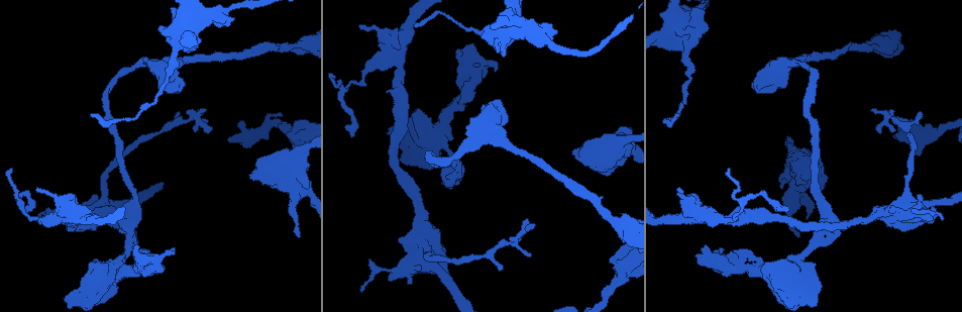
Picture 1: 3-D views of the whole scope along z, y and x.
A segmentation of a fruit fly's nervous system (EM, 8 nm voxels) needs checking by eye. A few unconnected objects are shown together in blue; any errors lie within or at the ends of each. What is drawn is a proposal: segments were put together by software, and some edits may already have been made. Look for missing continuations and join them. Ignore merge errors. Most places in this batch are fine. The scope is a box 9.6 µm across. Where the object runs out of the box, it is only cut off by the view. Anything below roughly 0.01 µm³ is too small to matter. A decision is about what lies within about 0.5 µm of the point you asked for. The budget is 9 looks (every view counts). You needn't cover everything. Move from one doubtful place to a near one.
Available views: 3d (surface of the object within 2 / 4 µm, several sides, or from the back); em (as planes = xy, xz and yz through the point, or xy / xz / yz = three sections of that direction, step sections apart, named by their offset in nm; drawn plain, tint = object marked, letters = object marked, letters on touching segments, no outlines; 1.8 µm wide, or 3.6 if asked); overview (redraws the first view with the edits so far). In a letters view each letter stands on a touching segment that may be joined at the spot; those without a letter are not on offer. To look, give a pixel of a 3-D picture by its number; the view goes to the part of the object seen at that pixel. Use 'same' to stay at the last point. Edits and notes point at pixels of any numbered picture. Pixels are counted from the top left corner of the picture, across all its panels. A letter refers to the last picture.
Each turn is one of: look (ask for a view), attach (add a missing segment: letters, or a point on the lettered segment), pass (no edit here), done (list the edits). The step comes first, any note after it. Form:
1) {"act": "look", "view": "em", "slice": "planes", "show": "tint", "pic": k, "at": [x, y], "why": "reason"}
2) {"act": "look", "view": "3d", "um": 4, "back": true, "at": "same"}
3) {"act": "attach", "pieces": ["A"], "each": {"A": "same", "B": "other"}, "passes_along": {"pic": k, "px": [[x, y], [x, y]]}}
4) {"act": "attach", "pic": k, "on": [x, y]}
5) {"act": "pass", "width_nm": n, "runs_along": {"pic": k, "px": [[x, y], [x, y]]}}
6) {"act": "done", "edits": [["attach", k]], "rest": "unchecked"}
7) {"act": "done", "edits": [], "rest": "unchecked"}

{"act": "look", "view": "3d", "um": 4, "pic": 1, "at": [830, 243]}

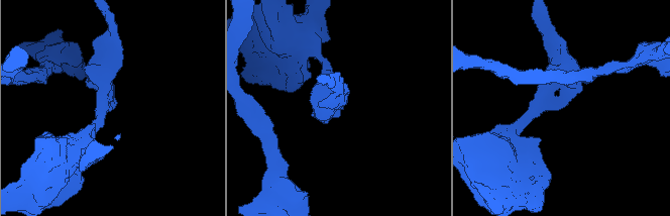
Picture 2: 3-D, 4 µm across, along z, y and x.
{"act": "look", "view": "em", "slice": "planes", "show": "letters", "pic": 2, "at": [563, 103], "why": "shape alone is not enough"}

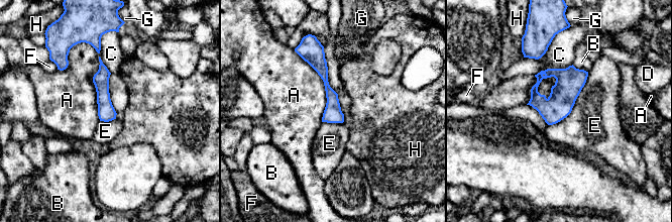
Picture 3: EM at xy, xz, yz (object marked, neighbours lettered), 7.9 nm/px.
{"act": "pass", "each": {"A": "other", "B": "other", "C": "other", "D": "other", "E": "other", "F": "other", "G": "other", "H": "other"}, "runs_along": {"pic": 3, "px": [[318, 52], [332, 112], [340, 120]]}, "found": "no lettered segment goes on from it"}

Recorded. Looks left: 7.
{"act": "look", "view": "em", "um": 3.6, "slice": "planes", "show": "letters", "pic": 1, "at": [147, 268]}

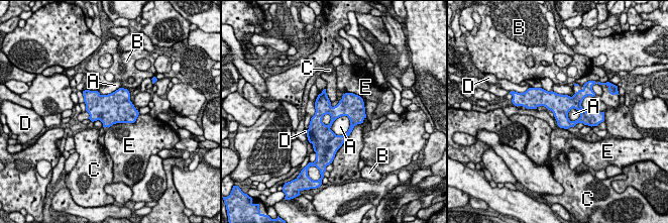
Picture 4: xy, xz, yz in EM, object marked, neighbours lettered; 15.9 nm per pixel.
{"act": "pass", "width_nm": 220, "each": {"A": "other", "B": "other", "C": "other", "D": "other", "E": "other"}, "runs_along": {"pic": 4, "px": [[533, 104], [574, 103], [589, 114]]}, "found": "none of them fits"}

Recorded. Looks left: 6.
{"act": "look", "view": "em", "slice": "planes", "show": "plain", "pic": 1, "at": [299, 236], "why": "branch stops here"}

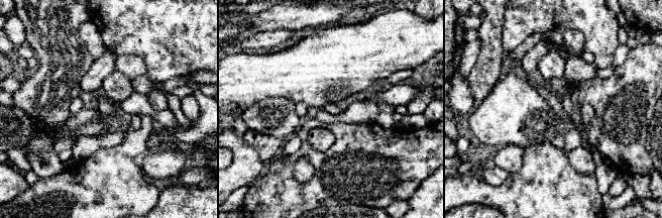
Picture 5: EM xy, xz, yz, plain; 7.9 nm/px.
{"act": "look", "view": "em", "slice": "planes", "show": "letters", "at": "same"}

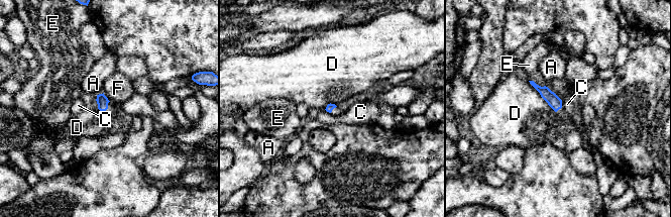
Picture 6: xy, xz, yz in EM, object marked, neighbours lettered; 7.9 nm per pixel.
{"act": "pass", "longest_contact_nm": ["D", 340], "each": {"A": "other", "C": "other", "D": "other", "E": "other", "F": "other"}, "border": {"pic": 6, "px": [[528, 81], [555, 112]]}, "found": "none of them fits"}

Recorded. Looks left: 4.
{"act": "look", "view": "3d", "um": 4, "pic": 1, "at": [920, 156], "why": "an open end"}

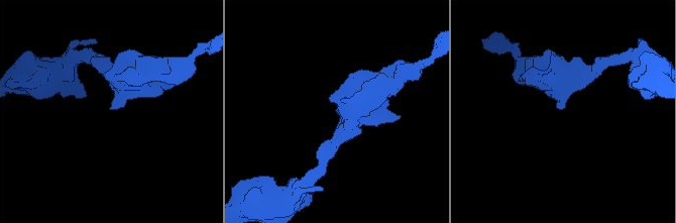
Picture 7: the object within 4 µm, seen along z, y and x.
{"act": "look", "view": "em", "slice": "planes", "show": "tint", "pic": 7, "at": [337, 112], "why": "shape alone is not enough"}

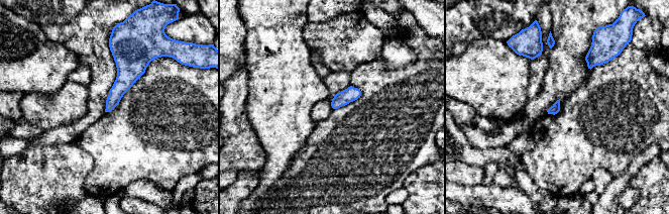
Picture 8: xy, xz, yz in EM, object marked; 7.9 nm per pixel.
{"act": "look", "view": "em", "slice": "planes", "show": "letters", "at": "same", "why": "what lies round it"}

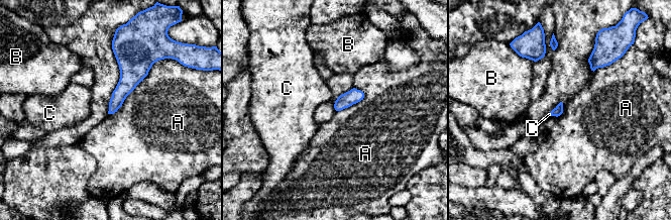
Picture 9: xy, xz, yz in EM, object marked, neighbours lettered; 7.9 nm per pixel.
{"act": "pass", "each": {"A": "other", "B": "other", "C": "other"}, "found": "no lettered segment goes on from it"}

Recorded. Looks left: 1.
{"act": "done", "edits": [], "rest": "unchecked"}

